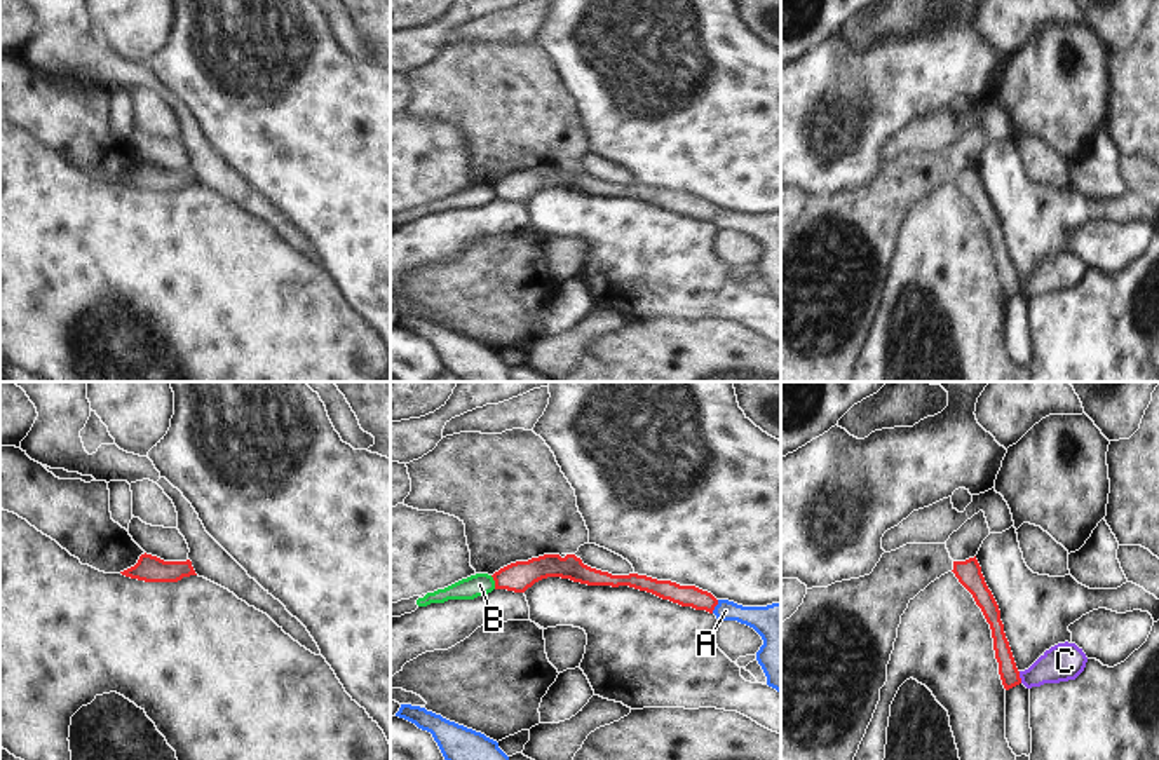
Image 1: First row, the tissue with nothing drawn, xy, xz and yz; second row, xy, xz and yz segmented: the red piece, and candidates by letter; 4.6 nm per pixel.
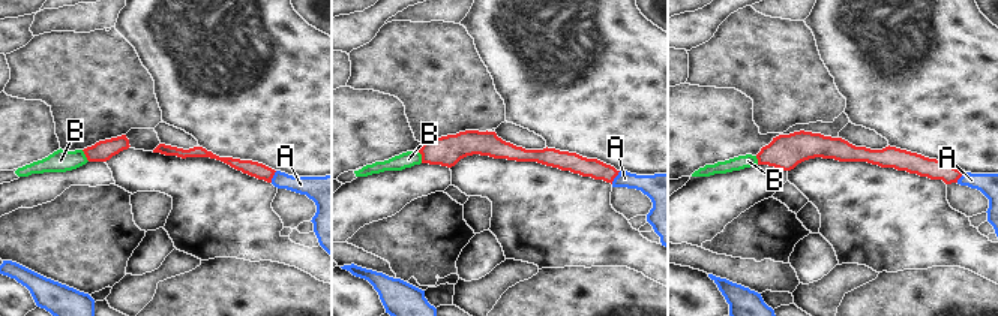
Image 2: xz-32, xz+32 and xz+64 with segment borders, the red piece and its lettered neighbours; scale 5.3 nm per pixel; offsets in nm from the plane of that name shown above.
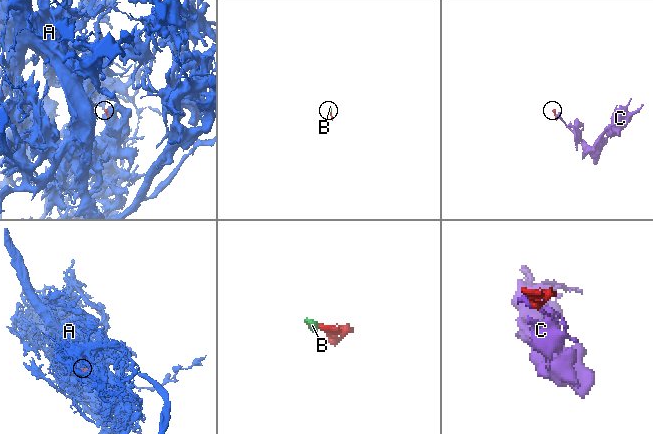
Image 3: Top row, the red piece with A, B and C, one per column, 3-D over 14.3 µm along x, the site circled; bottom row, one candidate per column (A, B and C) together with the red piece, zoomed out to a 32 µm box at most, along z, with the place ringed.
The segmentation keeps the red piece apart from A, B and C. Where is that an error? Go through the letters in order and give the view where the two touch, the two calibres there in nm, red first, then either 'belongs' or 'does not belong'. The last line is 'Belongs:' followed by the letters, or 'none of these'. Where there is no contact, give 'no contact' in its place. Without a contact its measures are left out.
A: xz | 100/140 nm | belongs
B: xz | 140/110 nm | does not belong
C: yz | 90/180 nm | does not belong
Belongs: A

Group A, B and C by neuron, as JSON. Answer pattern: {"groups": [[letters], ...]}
{"groups": [["A"], ["B"], ["C"]]}

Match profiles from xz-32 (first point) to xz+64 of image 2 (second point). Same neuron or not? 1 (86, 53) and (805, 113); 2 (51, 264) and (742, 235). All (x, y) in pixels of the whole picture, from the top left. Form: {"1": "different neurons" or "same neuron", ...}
{"1": "same neuron", "2": "same neuron"}

